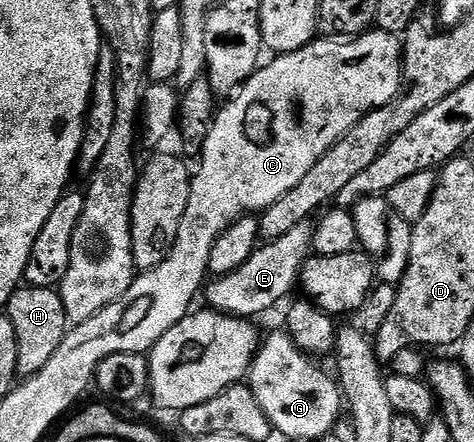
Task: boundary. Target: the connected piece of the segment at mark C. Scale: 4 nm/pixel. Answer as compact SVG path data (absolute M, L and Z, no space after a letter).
M375 28L373 31L367 31L358 34L353 39L315 39L306 45L300 51L292 51L291 53L283 53L273 58L274 62L271 65L263 64L257 69L254 74L242 84L242 88L237 90L229 98L230 101L226 106L219 108L215 114L214 123L208 135L208 139L202 145L202 152L199 156L200 165L195 173L191 176L189 199L187 210L184 219L180 221L180 230L177 235L176 243L173 245L169 257L164 263L160 263L156 268L145 270L143 273L137 274L132 283L132 287L125 292L120 300L114 301L106 308L102 308L92 319L86 320L80 325L74 325L64 336L63 341L60 343L56 353L52 359L46 363L45 367L40 370L33 377L27 378L30 382L30 399L46 413L52 415L57 421L60 421L66 414L71 412L76 406L76 401L87 391L88 387L91 388L93 384L95 371L108 355L114 354L134 354L141 353L147 354L153 346L163 337L167 331L170 331L182 318L191 312L193 308L192 303L198 293L203 290L207 282L209 271L208 265L210 261L210 253L212 247L218 238L233 224L238 218L257 214L259 211L272 207L272 203L276 203L276 199L280 199L284 195L288 195L288 191L292 191L292 187L296 187L300 183L300 179L304 179L304 175L308 175L308 171L312 171L312 167L335 143L348 132L348 130L360 123L371 113L374 109L384 108L390 101L393 101L398 96L400 90L403 88L402 84L402 70L404 68L402 63L402 46L403 42L399 40L393 33L385 33L380 28Z

